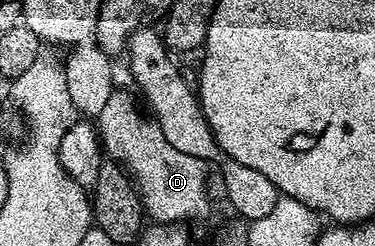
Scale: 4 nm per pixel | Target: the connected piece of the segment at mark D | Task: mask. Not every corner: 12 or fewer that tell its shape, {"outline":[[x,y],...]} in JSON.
{"outline":[[126,90],[96,117],[149,220],[208,209],[208,165],[173,148]]}

